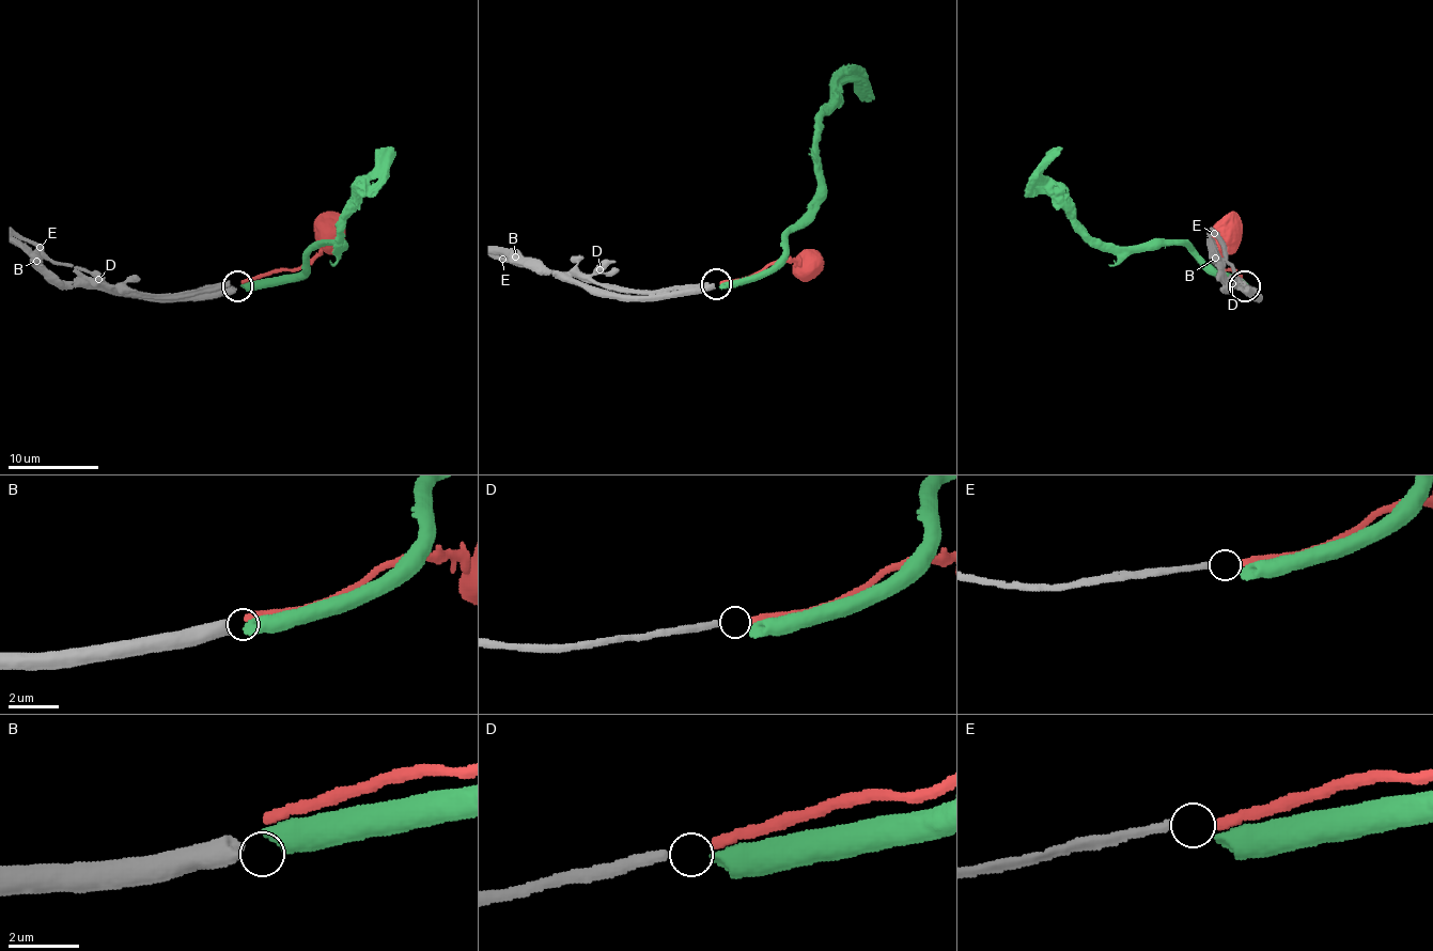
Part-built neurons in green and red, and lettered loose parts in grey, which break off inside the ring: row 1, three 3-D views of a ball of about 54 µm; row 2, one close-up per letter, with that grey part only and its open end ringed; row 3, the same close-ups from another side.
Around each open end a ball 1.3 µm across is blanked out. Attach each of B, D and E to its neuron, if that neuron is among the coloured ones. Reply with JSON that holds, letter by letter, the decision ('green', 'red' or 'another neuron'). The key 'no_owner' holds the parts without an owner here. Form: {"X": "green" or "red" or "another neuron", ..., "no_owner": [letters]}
{"B": "green", "D": "red", "E": "another neuron", "no_owner": ["E"]}

